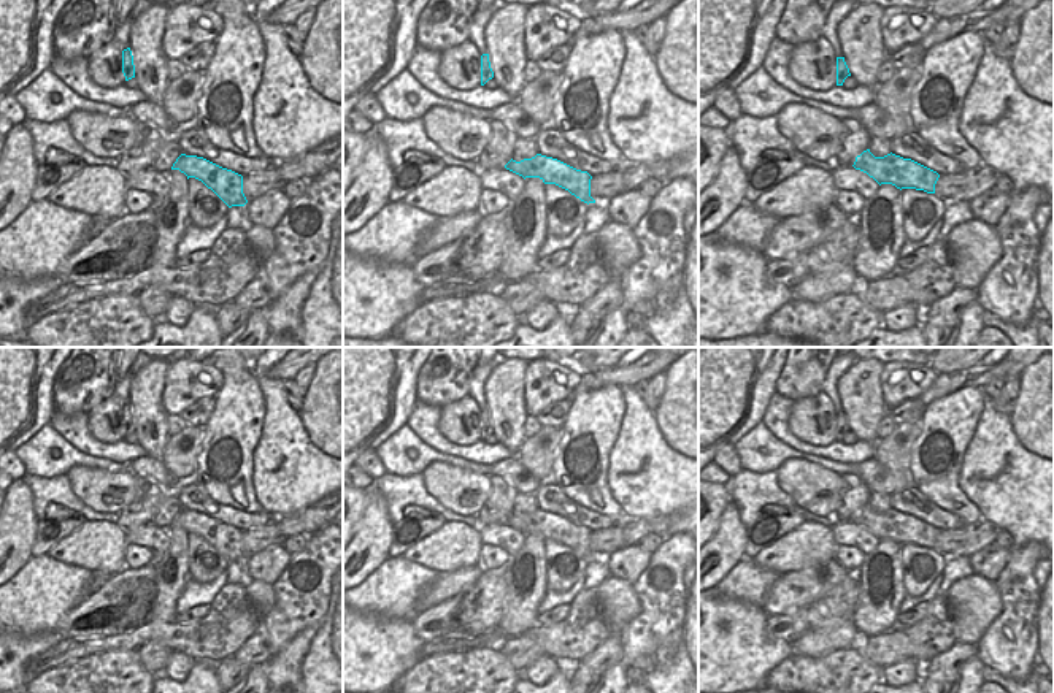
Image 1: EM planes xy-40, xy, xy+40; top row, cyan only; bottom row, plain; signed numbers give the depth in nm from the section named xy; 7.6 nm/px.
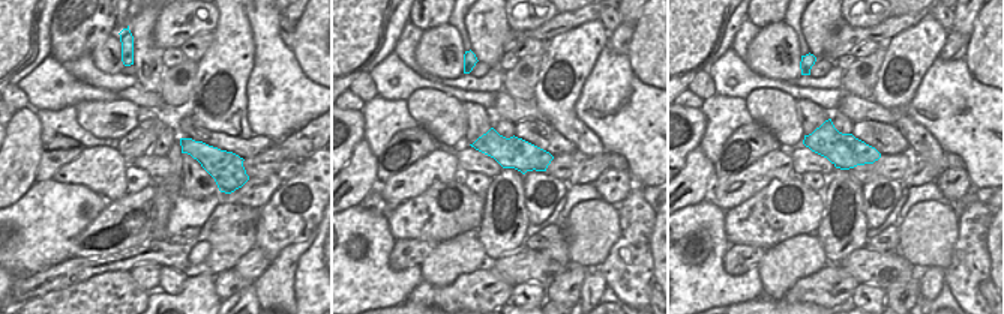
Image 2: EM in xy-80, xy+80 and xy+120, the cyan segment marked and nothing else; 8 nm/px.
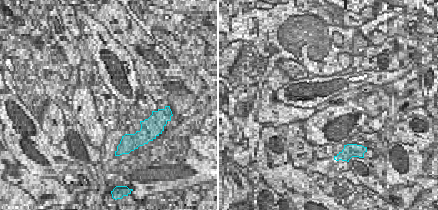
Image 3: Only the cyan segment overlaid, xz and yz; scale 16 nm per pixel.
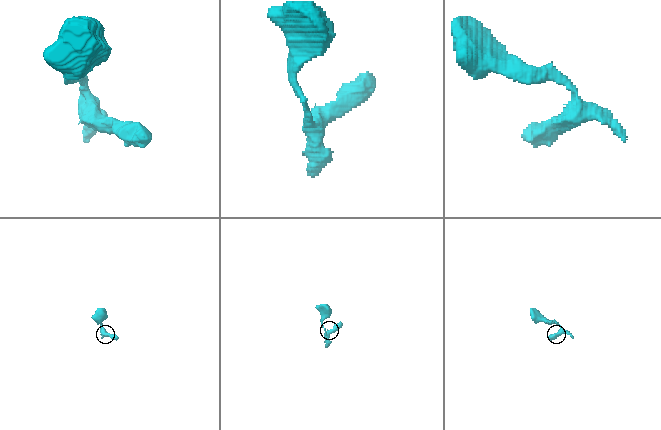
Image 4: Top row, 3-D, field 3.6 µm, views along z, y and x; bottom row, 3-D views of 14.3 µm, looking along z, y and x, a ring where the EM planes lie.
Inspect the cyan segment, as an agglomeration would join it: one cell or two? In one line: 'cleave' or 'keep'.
keep

